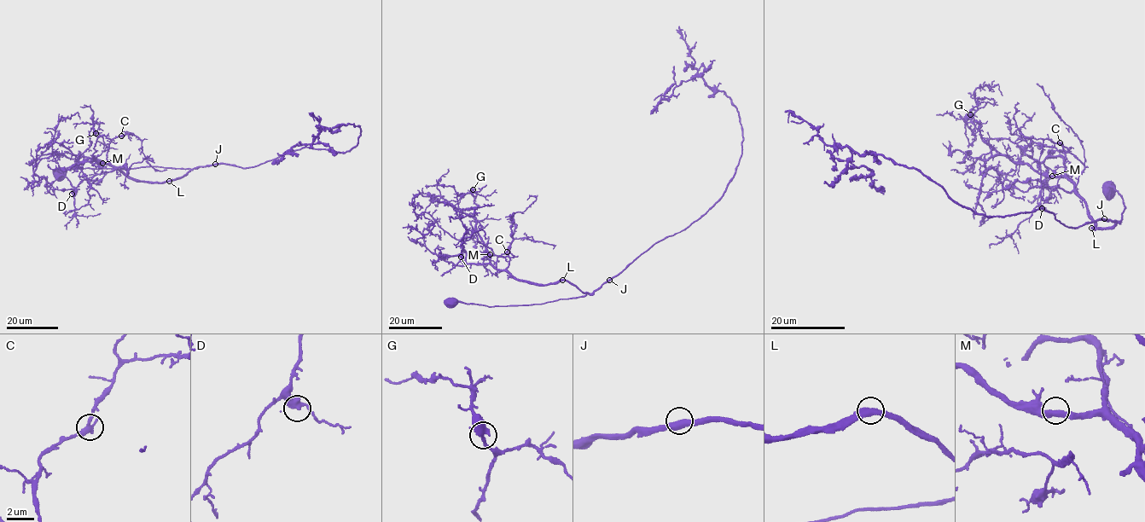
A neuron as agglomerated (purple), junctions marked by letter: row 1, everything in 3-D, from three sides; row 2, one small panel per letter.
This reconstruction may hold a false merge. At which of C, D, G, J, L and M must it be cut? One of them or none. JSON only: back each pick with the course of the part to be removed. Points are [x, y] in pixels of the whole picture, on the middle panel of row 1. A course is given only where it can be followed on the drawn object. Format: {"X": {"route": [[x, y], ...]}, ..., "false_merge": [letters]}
{"false_merge": []}

